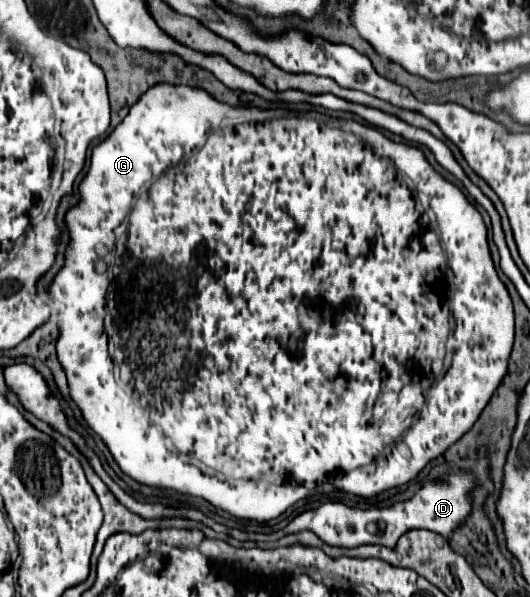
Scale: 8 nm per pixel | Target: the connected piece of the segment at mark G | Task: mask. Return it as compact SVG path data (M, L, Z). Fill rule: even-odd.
M160 82L160 84L156 84L156 86L152 86L152 88L148 88L148 90L146 90L146 92L144 92L144 94L142 94L142 96L140 96L140 100L138 100L138 102L136 102L136 104L134 104L134 106L132 106L132 108L130 108L130 112L128 112L128 114L126 114L126 118L124 118L124 120L122 120L122 122L120 122L120 124L118 124L118 126L116 126L116 128L114 128L114 130L112 130L112 132L110 132L110 136L108 136L108 138L104 138L104 140L102 140L102 142L100 142L100 144L98 144L98 146L94 146L94 148L92 148L92 158L90 158L90 168L88 168L88 172L86 172L86 176L84 176L84 180L82 180L82 182L80 182L80 200L78 200L78 202L76 202L76 204L72 204L72 208L70 208L70 210L68 210L68 214L66 214L66 216L64 216L64 224L66 224L66 228L68 228L68 234L70 234L70 240L68 240L68 246L66 246L66 252L64 252L64 266L62 266L62 268L60 268L60 272L58 272L58 274L56 274L56 276L54 276L54 280L52 280L52 282L50 282L50 286L48 286L48 294L50 294L50 296L52 296L52 300L54 300L54 302L56 302L56 306L58 306L58 314L60 314L60 328L58 328L58 330L60 330L60 334L58 334L58 340L56 340L56 354L58 354L58 360L60 360L60 364L62 364L62 368L64 368L64 372L66 372L66 374L68 374L68 388L70 388L70 396L72 396L72 400L74 400L74 402L76 402L76 406L78 406L78 408L80 408L80 412L82 412L82 418L84 418L84 420L86 420L86 424L88 424L88 426L90 426L90 428L92 428L92 430L94 430L94 432L96 432L96 434L98 434L98 436L100 436L100 438L102 438L102 442L104 442L104 444L106 444L106 446L108 446L108 450L110 450L110 454L112 454L112 456L114 456L114 460L116 460L116 464L118 464L118 466L120 466L120 470L122 470L122 472L124 472L124 474L126 474L126 476L130 476L130 478L132 478L132 480L136 480L136 482L140 482L140 484L146 484L146 486L150 486L150 488L162 488L162 490L164 490L164 488L166 488L166 490L176 490L176 492L178 492L178 494L186 494L186 496L196 496L196 498L204 498L204 500L208 500L208 502L210 502L210 504L212 504L212 506L216 506L216 508L220 508L220 510L224 510L224 512L228 512L228 514L232 514L232 516L236 516L236 518L244 518L244 520L258 520L258 522L264 522L264 520L274 520L274 518L278 518L278 516L280 516L280 514L282 514L282 512L286 512L286 510L288 510L288 508L290 508L290 506L292 506L292 504L296 504L296 502L298 502L298 500L302 500L302 498L304 498L304 488L306 488L306 490L314 490L314 488L318 488L318 486L320 486L320 484L322 484L322 482L328 482L328 492L332 492L332 490L343 490L343 491L344 491L344 492L348 492L348 494L354 494L354 496L362 496L362 498L372 498L372 496L376 496L376 494L380 494L380 492L384 492L384 490L390 490L390 488L396 488L396 486L402 486L402 484L406 484L406 482L410 482L410 480L414 480L414 478L416 478L416 476L418 476L418 474L420 474L420 472L422 472L422 468L424 468L424 466L426 466L426 464L428 464L428 462L430 462L430 460L434 460L434 458L438 458L438 456L440 456L440 454L444 454L444 452L446 452L446 450L448 450L448 448L450 448L450 446L452 446L452 444L456 444L456 442L458 442L458 440L460 440L460 438L462 438L462 436L464 436L464 434L466 434L466 432L468 432L468 430L470 430L470 428L472 428L472 426L474 426L474 422L476 422L476 420L478 420L478 416L480 416L480 414L482 414L482 410L484 410L484 408L486 408L486 404L488 404L488 400L490 400L490 398L492 398L492 394L494 394L494 390L496 390L496 388L498 388L498 384L500 384L500 382L502 382L502 378L504 378L504 376L506 376L506 372L508 372L508 358L510 358L510 352L512 352L512 344L514 344L514 306L512 306L512 298L510 298L510 294L508 294L508 290L506 290L506 286L504 286L504 284L502 284L502 280L500 280L500 278L498 278L498 274L496 274L496 268L494 268L494 262L492 262L492 254L490 254L490 246L488 246L488 230L486 230L486 224L484 224L484 220L482 220L482 214L480 214L480 212L478 212L478 210L476 210L476 208L474 208L474 206L472 206L472 204L470 204L470 202L468 202L468 198L466 198L466 196L464 196L464 192L462 192L462 190L460 190L460 188L458 188L458 186L454 186L454 184L452 184L452 182L448 182L448 180L446 180L446 178L444 178L444 176L442 176L442 174L440 174L440 172L436 172L436 170L434 170L434 166L432 166L432 164L430 164L430 162L428 162L428 160L426 160L426 156L424 156L424 152L422 152L422 150L420 150L420 148L418 148L418 146L410 146L410 144L400 144L400 142L398 142L398 144L396 144L396 142L392 142L392 140L388 140L388 138L386 138L386 136L384 136L384 134L383 134L383 133L382 133L382 132L381 132L381 131L380 131L380 130L379 130L379 131L378 131L378 130L377 130L377 129L376 129L376 128L375 128L375 127L372 127L372 126L371 126L371 127L370 127L370 126L367 126L367 125L362 125L362 124L360 124L360 123L357 123L357 122L355 122L355 121L352 121L352 120L344 120L344 121L343 121L343 122L348 122L348 125L347 125L347 129L348 129L348 130L350 130L350 132L344 132L344 130L340 130L340 128L334 128L334 126L328 126L328 124L318 124L318 122L316 122L316 120L306 120L306 118L296 118L296 116L294 116L294 118L277 118L277 109L281 109L281 110L280 110L280 111L282 111L282 108L275 108L275 109L269 109L269 110L262 110L262 109L258 109L258 108L256 108L256 107L249 107L249 106L241 106L241 105L238 105L238 106L230 106L230 104L224 104L224 102L218 102L218 100L216 100L216 98L214 98L214 96L210 96L210 94L208 94L208 92L206 92L206 90L204 90L204 88L194 88L194 86L184 86L184 84L166 84L166 82ZM418 194L428 194L428 196L430 196L430 208L432 208L432 212L434 212L434 218L436 218L436 224L432 224L432 220L430 220L430 216L428 216L428 214L426 214L426 210L424 210L424 208L422 208L422 202L420 202L420 198L418 198ZM129 213L130 213L130 238L140 238L140 218L152 218L152 244L156 244L156 248L160 248L160 252L156 252L156 264L144 264L144 260L140 260L140 248L130 248L130 256L136 256L136 260L130 260L130 274L129 274L129 271L128 271L128 269L127 269L127 267L126 267L126 266L125 266L125 265L124 265L124 264L122 264L122 263L121 263L121 262L118 262L118 263L116 263L116 264L115 264L115 265L114 265L114 266L113 266L113 268L112 268L112 270L113 270L113 273L114 273L114 275L115 275L115 276L116 276L116 282L118 282L118 278L119 278L119 279L120 279L120 282L118 282L118 284L112 284L112 294L108 294L108 300L106 300L106 288L108 288L108 278L106 278L106 276L104 276L104 274L102 274L102 272L98 272L98 270L96 270L96 266L98 266L98 264L100 264L100 262L104 262L104 258L106 258L106 254L108 254L108 252L110 252L110 250L112 250L112 246L114 246L114 228L116 228L116 226L118 226L118 224L120 224L120 222L123 222L123 220L124 220L124 219L125 219L125 218L126 218L126 217L127 217L127 216L128 216L128 215L129 215ZM105 305L106 305L106 312L108 312L108 314L110 314L110 318L112 318L112 326L116 326L116 328L124 328L124 344L128 344L128 356L126 356L126 358L128 358L128 360L126 360L126 364L122 364L122 366L120 366L120 372L116 372L116 368L118 368L118 366L116 366L116 364L114 364L114 363L113 363L113 361L112 361L112 359L111 359L111 358L110 358L110 357L109 357L109 353L108 353L108 336L107 336L107 334L106 334L106 332L105 332L105 330L104 330L104 318L105 318L105 315L106 315L106 313L105 313ZM450 314L452 314L452 317L453 317L453 318L456 318L456 338L455 338L455 334L454 334L454 327L455 327L455 326L453 326L453 327L451 327L451 330L450 330ZM451 336L452 336L452 338L455 338L455 340L456 340L456 342L458 342L458 350L456 350L456 352L454 352L454 360L452 360L452 368L448 368L448 370L446 370L446 372L444 372L444 370L442 370L442 368L444 368L444 356L446 356L446 340L448 340L448 338L449 338L449 337L451 337ZM344 474L348 474L348 478L344 478L344 480L342 480L342 482L340 482L340 484L336 484L336 480L334 480L334 478L338 478L338 476L344 476ZM259 480L264 480L264 482L268 482L268 484L271 484L271 485L270 485L270 486L267 486L267 487L264 487L264 488L261 488L261 483L260 483L260 484L259 484Z

